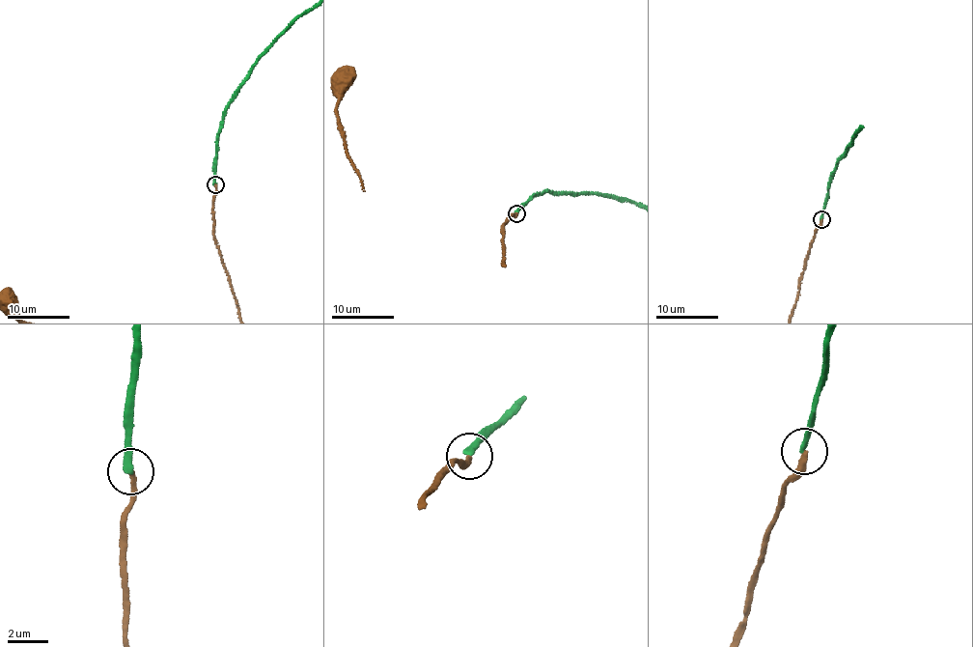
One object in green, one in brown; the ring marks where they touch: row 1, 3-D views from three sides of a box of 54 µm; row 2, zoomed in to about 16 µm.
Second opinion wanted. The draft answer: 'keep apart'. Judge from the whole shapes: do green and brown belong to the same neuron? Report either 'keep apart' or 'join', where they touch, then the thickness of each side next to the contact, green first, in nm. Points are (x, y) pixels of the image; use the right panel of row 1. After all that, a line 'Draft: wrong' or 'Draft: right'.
keep apart; place (821, 219); calibres 280 and 240 nm
Draft: right

